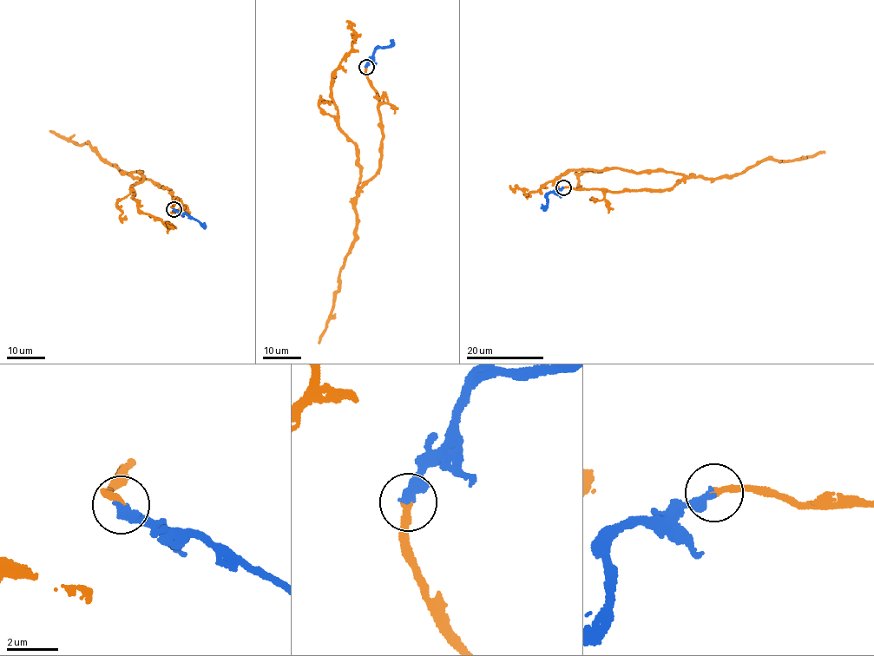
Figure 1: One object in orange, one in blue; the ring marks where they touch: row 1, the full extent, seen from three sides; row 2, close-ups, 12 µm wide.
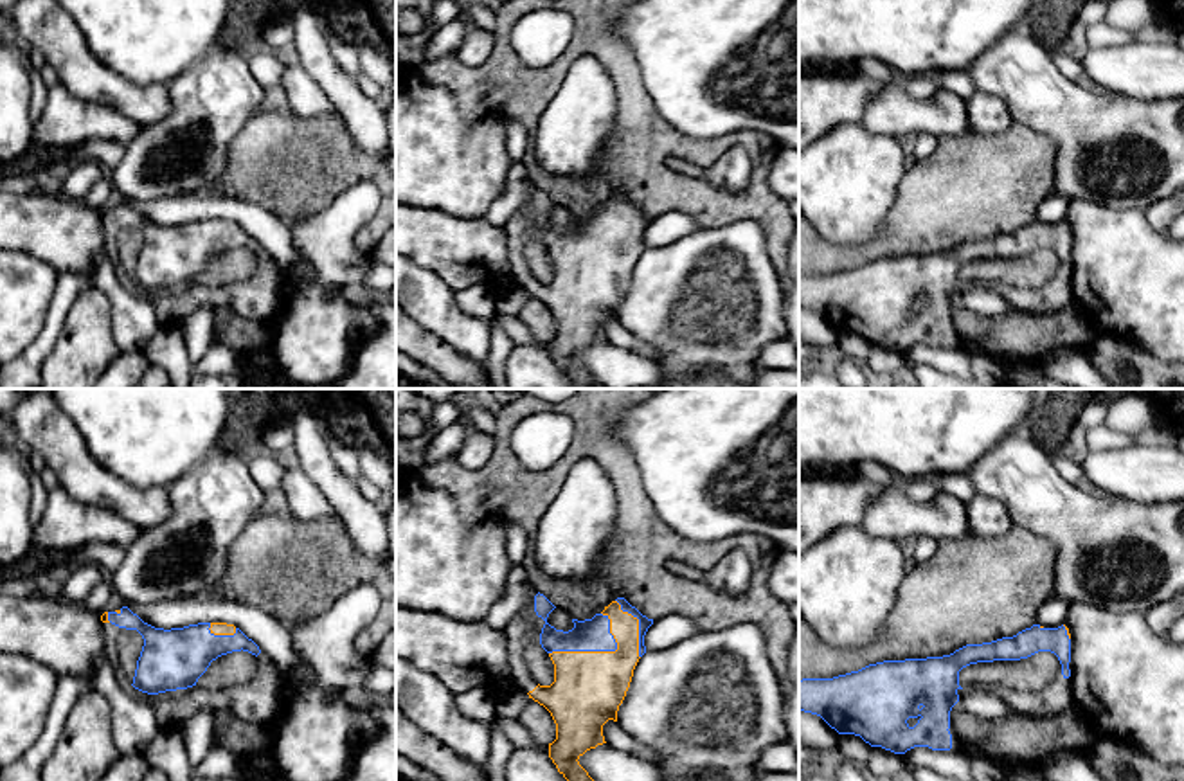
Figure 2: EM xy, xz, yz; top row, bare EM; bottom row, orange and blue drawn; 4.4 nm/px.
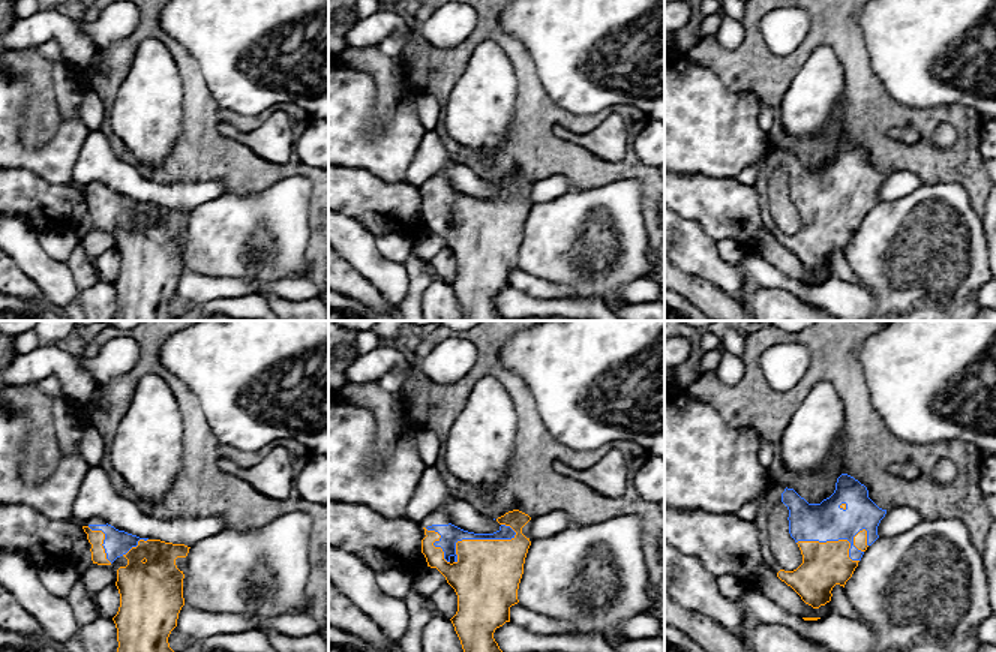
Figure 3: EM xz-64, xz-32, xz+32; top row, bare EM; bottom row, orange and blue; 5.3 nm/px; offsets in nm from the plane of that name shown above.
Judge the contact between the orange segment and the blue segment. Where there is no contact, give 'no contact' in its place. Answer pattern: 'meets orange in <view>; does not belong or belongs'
meets orange in xz; belongs

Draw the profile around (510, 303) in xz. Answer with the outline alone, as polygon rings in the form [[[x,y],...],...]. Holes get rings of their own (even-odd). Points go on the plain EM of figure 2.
[[[522,286],[502,293],[497,302],[497,313],[516,317],[518,310],[525,304],[529,292]]]

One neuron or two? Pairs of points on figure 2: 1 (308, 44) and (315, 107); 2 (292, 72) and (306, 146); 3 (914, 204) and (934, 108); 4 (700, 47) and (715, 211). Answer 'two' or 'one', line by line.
1: two
2: two
3: two
4: two

